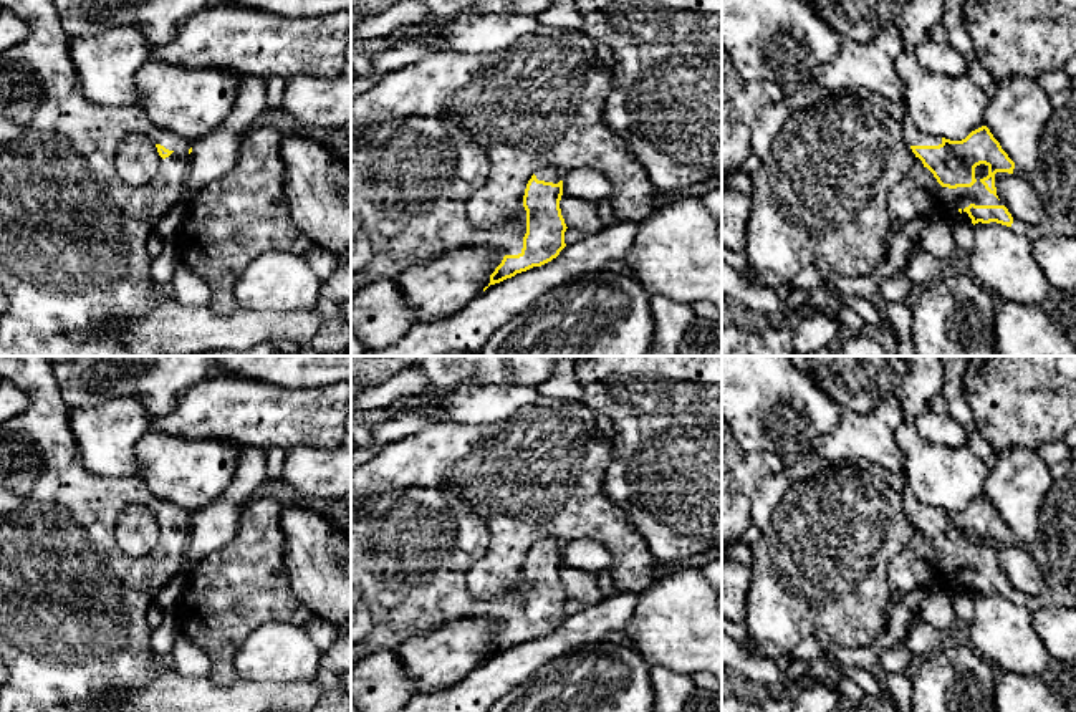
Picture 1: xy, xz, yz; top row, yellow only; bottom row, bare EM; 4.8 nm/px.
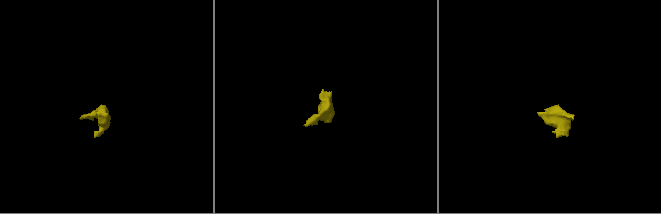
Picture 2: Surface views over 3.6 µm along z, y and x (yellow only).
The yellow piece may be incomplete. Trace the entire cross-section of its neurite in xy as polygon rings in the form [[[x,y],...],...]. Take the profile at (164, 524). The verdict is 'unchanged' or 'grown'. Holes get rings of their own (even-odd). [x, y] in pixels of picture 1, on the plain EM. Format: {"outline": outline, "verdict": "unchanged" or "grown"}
{"outline": [[[0,356],[0,379],[17,386],[28,396],[28,406],[18,416],[0,426],[0,657],[8,667],[8,682],[0,689],[0,712],[119,712],[116,709],[89,710],[86,702],[111,687],[129,690],[144,686],[152,676],[147,611],[157,593],[185,570],[185,548],[190,536],[192,512],[157,498],[141,475],[99,477],[81,462],[79,447],[70,424],[70,407],[65,404],[46,356]],[[146,505],[157,518],[161,541],[142,558],[124,555],[114,538],[114,523],[122,507]]], "verdict": "grown"}

